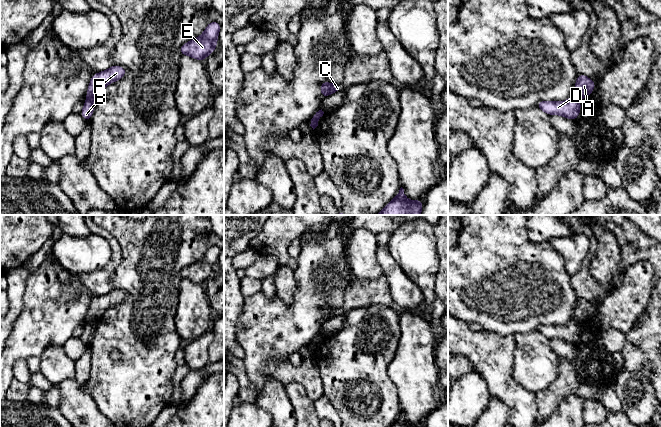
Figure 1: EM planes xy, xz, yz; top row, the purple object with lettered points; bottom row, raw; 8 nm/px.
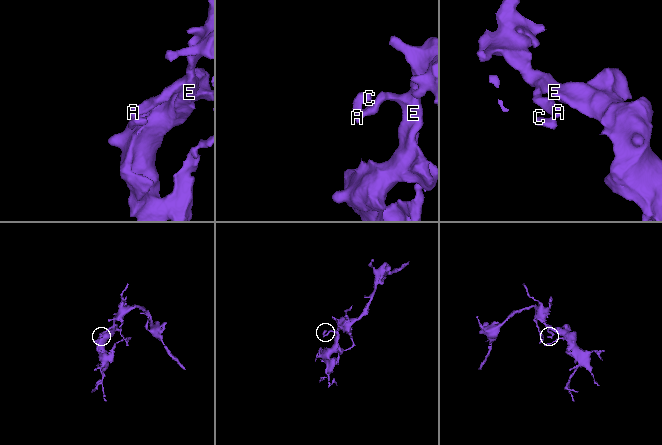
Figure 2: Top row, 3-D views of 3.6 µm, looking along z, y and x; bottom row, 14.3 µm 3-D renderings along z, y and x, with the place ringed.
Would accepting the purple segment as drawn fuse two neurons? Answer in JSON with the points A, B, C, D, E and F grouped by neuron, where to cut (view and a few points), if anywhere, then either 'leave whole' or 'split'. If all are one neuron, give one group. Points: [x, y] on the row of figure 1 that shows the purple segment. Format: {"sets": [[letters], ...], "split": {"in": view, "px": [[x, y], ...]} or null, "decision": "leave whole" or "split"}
{"sets": [["A", "E", "F"], ["B", "C", "D"]], "split": {"in": "xy", "px": [[93, 96], [87, 98]]}, "decision": "split"}

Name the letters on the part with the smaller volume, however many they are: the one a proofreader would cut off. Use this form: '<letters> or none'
B, C, D

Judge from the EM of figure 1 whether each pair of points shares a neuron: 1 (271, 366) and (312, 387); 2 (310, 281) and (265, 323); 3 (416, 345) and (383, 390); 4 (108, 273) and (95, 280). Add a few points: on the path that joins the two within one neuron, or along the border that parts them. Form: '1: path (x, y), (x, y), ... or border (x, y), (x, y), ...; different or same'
1: path (281, 370), (286, 373), (299, 374), (302, 377); same
2: path (308, 295), (279, 323); same
3: border (394, 356), (388, 365), (388, 377), (400, 401); different
4: path (105, 276), (98, 280); same

